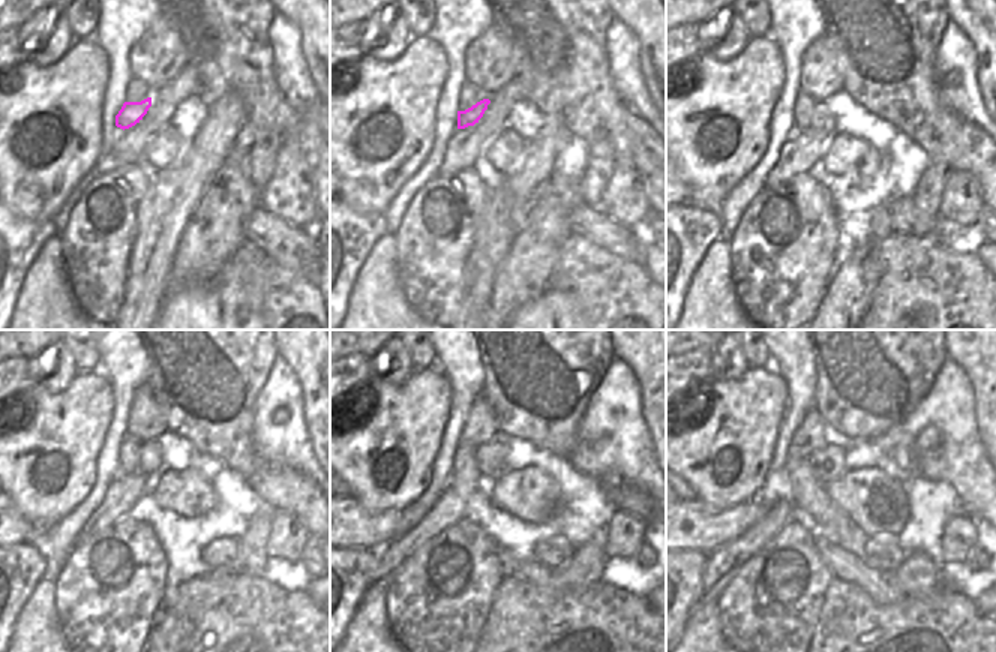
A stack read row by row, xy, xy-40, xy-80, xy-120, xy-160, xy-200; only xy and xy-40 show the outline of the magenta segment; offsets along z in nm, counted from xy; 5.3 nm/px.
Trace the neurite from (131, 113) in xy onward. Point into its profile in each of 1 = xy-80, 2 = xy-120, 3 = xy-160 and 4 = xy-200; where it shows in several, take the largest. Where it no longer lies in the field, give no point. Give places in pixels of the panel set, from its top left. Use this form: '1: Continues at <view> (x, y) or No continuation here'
1: Continues at xy-80 (821, 117)
2: Continues at xy-120 (150, 459)
3: Continues at xy-160 (489, 457)
4: Continues at xy-200 (828, 463)

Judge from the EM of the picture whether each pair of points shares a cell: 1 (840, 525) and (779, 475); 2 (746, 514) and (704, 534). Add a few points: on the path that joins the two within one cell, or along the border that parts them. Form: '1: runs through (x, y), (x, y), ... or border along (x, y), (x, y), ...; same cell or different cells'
1: border along (785, 463), (786, 480); different cells
2: runs through (735, 520), (714, 528); same cell

